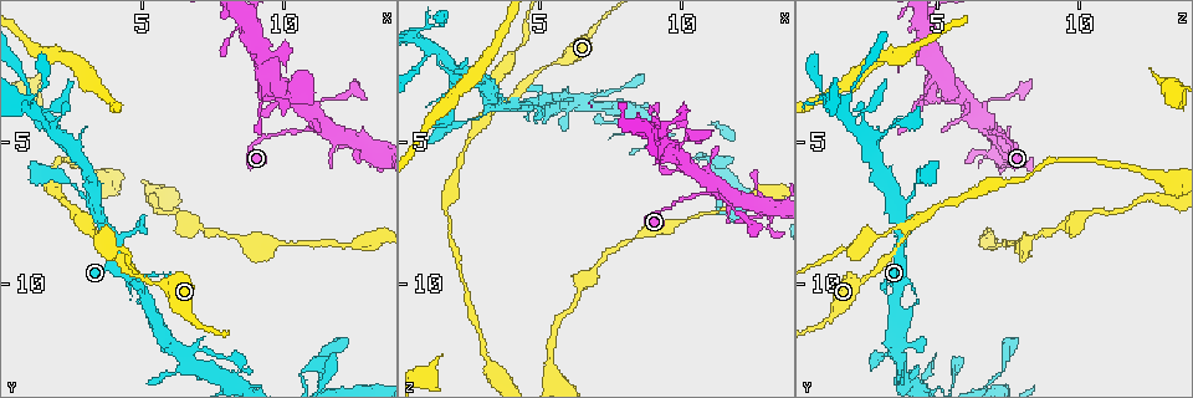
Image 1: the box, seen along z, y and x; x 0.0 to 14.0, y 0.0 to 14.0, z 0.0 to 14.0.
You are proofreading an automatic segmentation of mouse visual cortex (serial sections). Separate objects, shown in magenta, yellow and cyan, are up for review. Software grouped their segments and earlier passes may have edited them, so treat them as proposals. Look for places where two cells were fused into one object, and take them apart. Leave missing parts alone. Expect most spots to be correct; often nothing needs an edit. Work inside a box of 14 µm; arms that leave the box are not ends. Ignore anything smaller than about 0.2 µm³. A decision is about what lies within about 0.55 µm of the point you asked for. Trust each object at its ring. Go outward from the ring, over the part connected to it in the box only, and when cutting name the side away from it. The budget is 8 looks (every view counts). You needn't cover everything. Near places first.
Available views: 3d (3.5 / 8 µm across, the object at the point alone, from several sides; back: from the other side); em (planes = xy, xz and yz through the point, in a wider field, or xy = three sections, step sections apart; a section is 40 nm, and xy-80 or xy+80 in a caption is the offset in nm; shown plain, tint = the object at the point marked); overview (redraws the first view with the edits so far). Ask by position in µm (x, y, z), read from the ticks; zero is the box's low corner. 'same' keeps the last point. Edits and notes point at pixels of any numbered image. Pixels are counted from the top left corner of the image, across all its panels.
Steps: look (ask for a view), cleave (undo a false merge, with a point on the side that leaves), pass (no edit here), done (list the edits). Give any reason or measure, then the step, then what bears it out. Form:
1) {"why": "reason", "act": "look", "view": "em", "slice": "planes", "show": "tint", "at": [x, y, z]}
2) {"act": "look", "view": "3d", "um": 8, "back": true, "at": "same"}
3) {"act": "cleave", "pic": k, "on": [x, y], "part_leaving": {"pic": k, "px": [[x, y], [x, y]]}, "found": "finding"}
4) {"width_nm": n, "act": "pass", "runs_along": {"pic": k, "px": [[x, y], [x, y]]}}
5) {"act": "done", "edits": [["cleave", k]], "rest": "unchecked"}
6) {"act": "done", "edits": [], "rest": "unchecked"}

{"why": "small branch off a trunk", "act": "look", "view": "3d", "um": 3.5, "at": [1.1, 3.7, 1.6]}

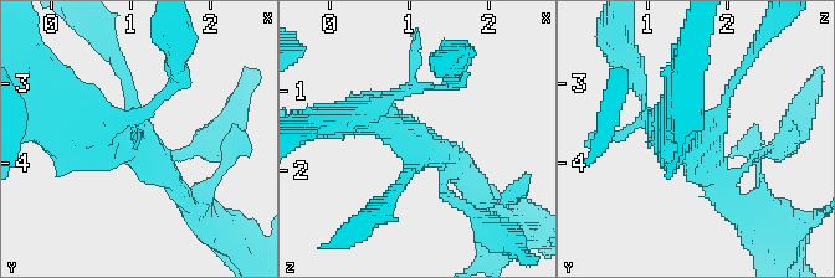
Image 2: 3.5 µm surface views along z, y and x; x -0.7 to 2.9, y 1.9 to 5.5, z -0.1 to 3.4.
{"arms": 3, "act": "pass", "runs_along": {"pic": 2, "px": [[728, 197], [703, 137], [649, 124]]}, "found": "continuous, no second cell"}

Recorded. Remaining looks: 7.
{"why": "a fork", "act": "look", "view": "3d", "um": 8, "at": [3.2, 8.2, 4.0]}

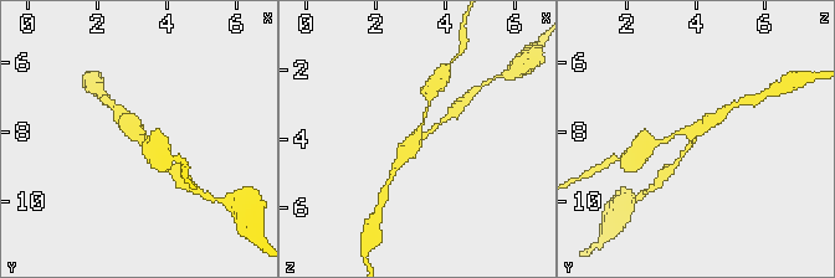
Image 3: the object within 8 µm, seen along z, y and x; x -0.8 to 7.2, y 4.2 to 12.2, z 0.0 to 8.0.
{"arms": 3, "arm_widths_nm": [150, 150, 400], "why": "shape alone is not enough", "act": "look", "view": "em", "slice": "planes", "show": "tint", "at": [3.1, 8.1, 3.9]}

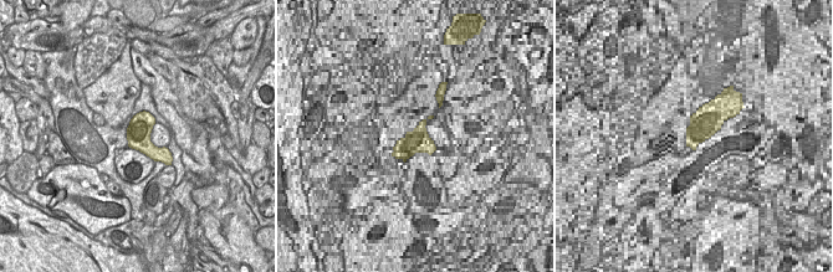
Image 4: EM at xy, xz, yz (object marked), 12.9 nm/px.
{"act": "pass", "runs_along": {"pic": 3, "px": [[162, 160], [122, 118]]}, "found": "all the same cell"}

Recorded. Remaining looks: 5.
{"why": "thick turns thin", "act": "look", "view": "3d", "um": 8, "back": true, "at": [9.9, 3.4, 5.3]}

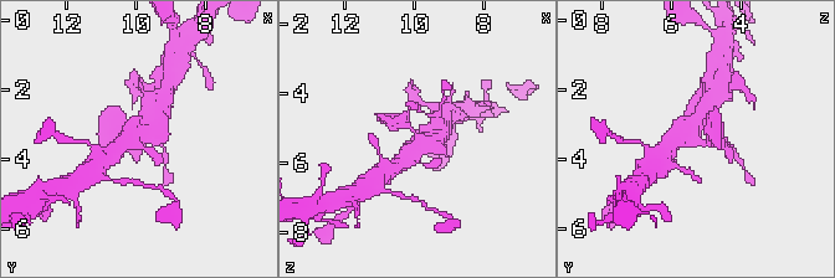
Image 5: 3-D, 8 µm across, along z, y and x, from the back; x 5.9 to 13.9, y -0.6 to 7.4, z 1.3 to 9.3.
{"why": "closer look", "act": "look", "view": "3d", "um": 3.5, "at": [9.9, 3.4, 5.2]}

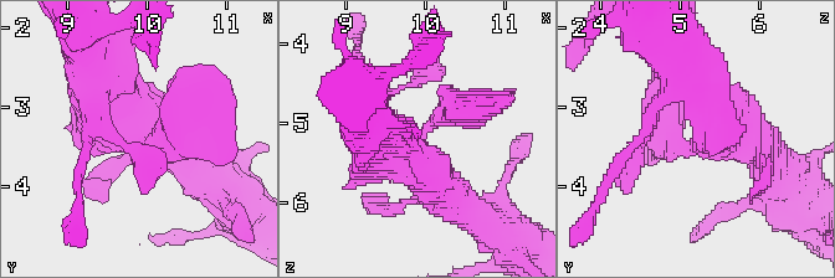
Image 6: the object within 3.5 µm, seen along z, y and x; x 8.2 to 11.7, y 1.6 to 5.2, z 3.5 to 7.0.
{"act": "look", "view": "em", "slice": "xy", "step": 2, "show": "tint", "at": [9.85, 3.45, 5.35]}

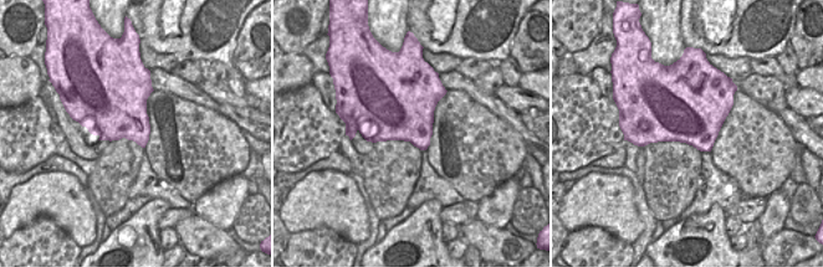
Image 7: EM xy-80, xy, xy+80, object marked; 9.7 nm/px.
{"width_nm": 650, "act": "pass", "runs_along": {"pic": 6, "px": [[189, 160], [90, 68]]}, "found": "all the same cell"}

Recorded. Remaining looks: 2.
{"act": "done", "edits": [], "rest": "unchecked"}

